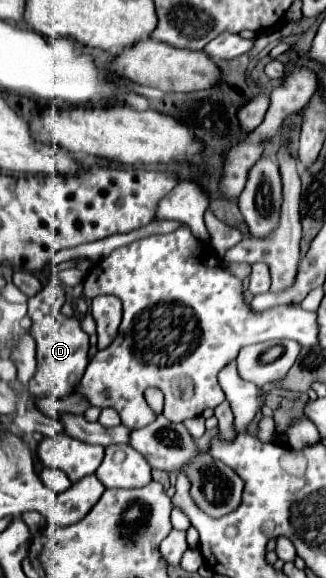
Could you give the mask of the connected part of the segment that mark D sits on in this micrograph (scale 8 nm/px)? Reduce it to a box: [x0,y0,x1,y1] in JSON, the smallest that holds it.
[28,277,88,397]

